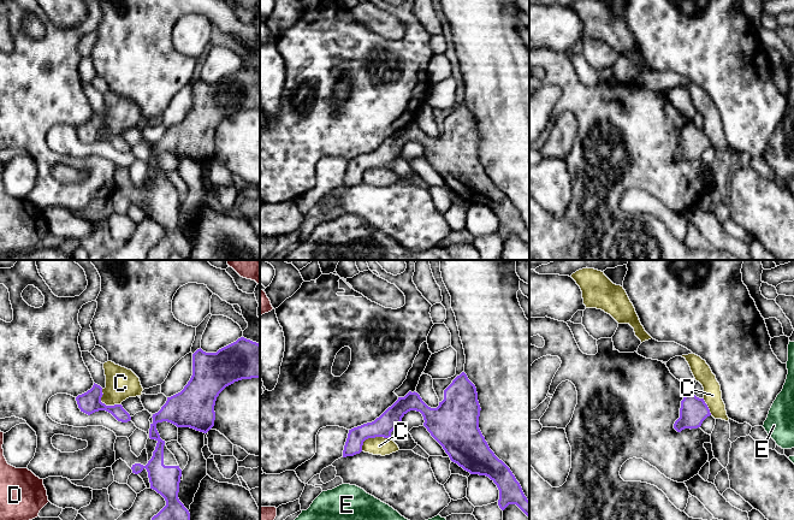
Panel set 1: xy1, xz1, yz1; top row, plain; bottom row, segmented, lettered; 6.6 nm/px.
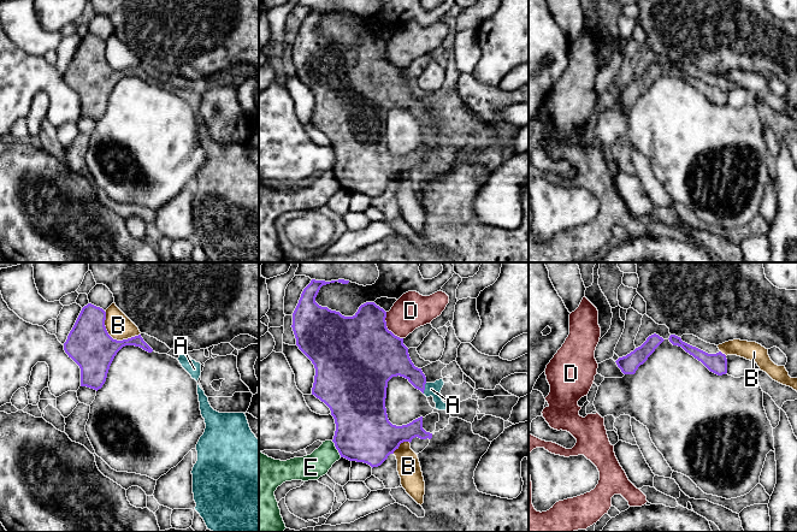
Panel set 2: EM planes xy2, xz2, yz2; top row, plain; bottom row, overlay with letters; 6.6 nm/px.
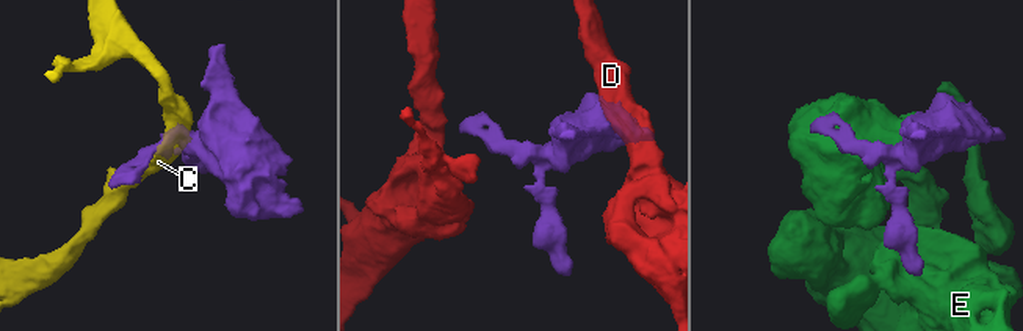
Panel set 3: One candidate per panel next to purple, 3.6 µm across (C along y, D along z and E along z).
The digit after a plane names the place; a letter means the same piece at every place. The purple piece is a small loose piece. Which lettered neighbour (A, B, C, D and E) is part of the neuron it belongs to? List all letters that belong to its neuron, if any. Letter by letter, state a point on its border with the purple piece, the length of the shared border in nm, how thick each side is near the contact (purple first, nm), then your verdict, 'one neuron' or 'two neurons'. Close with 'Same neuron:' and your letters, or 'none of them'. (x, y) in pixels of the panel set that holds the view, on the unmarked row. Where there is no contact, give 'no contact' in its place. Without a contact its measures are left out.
A: meets purple in xz2 at (424, 118); contact 80 nm long; 180 nm thick on the purple side, 100 nm on the other; one neuron
B: meets purple in xy2 at (112, 69); contact 300 nm long; 300 nm thick on the purple side, 170 nm on the other; two neurons
C: meets purple in xz1 at (372, 167); contact 220 nm long; 140 nm thick on the purple side, 130 nm on the other; two neurons
D: meets purple in xz2 at (387, 58); contact 220 nm long; 500 nm thick on the purple side, 240 nm on the other; two neurons
E: meets purple in xz2 at (336, 178); contact 130 nm long; 380 nm thick on the purple side, 170 nm on the other; two neurons
Same neuron: A

